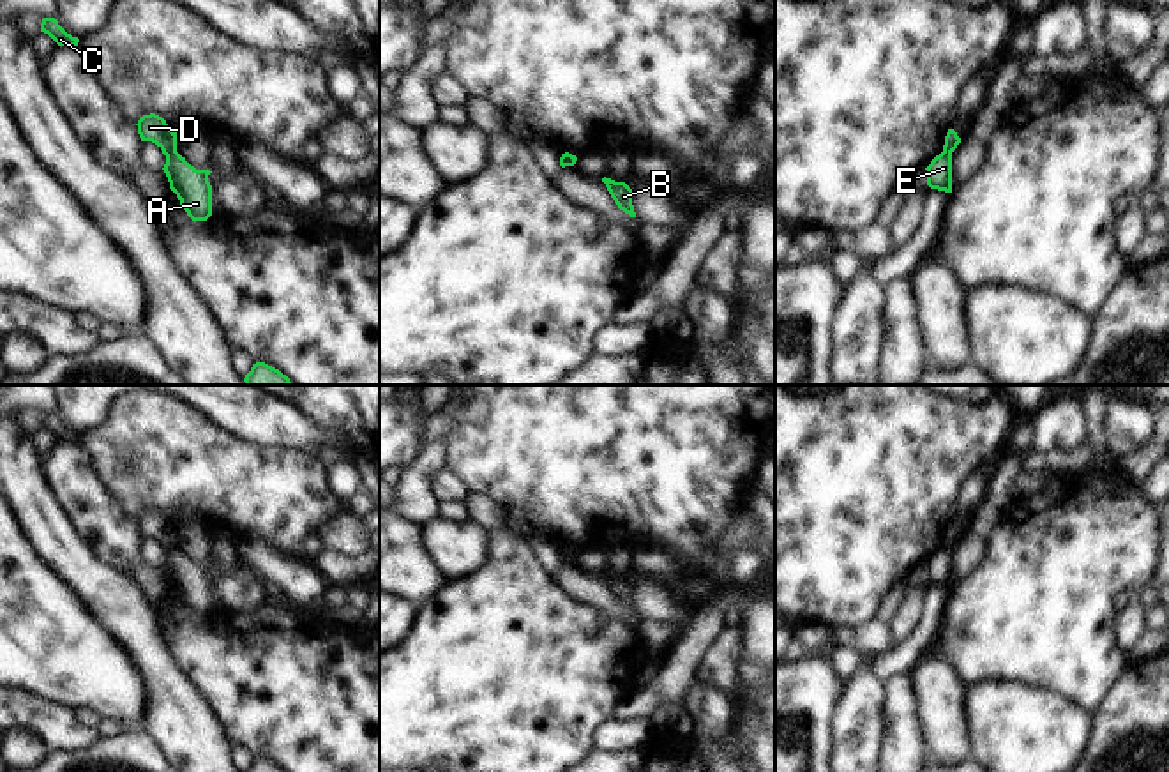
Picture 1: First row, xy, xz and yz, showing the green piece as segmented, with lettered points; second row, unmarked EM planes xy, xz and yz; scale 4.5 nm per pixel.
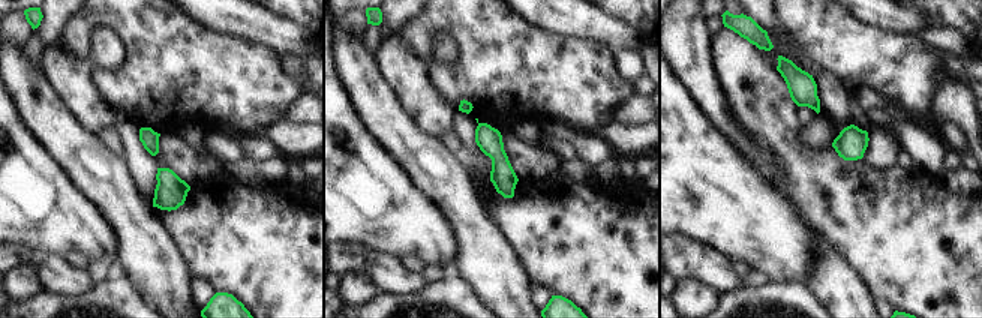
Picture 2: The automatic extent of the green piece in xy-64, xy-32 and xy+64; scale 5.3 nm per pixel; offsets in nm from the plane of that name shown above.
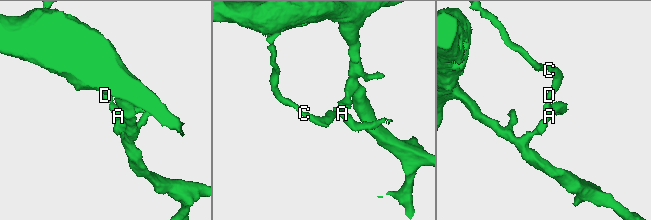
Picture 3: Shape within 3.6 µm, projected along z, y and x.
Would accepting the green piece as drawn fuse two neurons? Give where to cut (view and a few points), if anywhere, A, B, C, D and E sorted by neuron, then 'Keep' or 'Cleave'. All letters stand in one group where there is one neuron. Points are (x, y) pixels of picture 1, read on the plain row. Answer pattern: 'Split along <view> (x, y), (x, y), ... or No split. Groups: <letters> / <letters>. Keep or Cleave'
Split along xy (175, 546), (166, 555). Groups: A B E / C D. Cleave.

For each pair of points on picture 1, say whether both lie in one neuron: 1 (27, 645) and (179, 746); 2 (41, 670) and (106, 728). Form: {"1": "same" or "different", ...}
{"1": "different", "2": "different"}

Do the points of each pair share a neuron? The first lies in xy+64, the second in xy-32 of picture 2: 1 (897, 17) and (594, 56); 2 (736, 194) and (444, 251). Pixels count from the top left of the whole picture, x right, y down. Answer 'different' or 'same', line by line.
1: different
2: same

